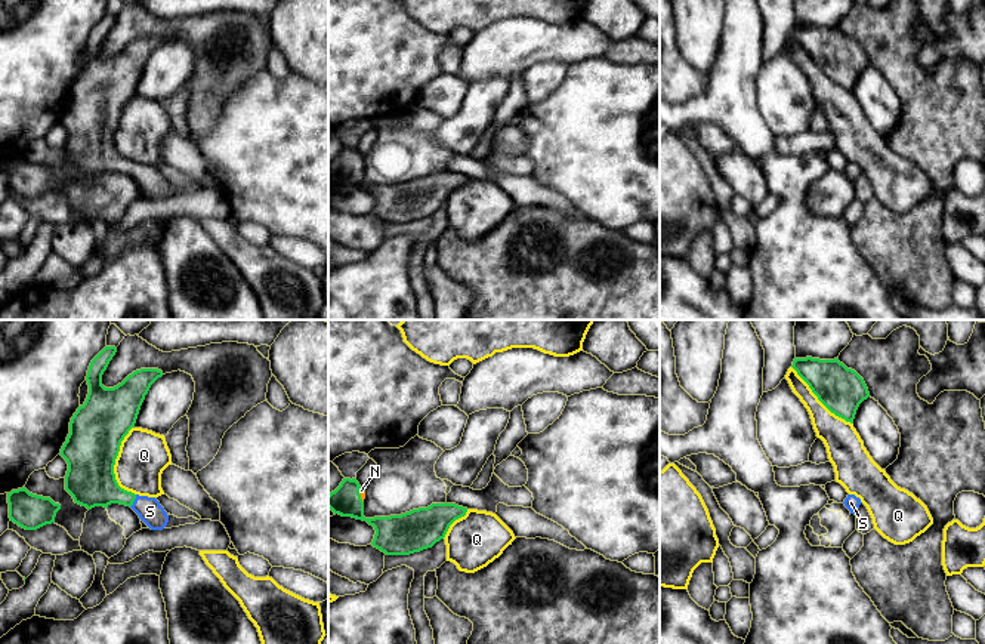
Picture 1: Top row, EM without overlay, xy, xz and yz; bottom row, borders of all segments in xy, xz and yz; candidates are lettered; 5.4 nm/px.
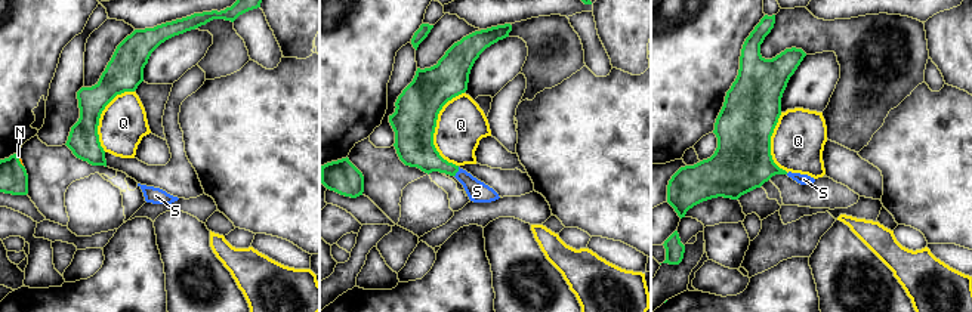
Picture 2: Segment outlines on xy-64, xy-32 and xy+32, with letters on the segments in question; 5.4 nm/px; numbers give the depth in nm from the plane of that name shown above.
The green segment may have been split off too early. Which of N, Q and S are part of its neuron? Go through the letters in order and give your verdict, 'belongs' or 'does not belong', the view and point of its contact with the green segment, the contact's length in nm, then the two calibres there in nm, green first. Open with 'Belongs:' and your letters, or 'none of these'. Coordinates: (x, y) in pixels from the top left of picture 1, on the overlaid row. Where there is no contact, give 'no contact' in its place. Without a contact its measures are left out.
Belongs: N, S
N: belongs; contact xz (360, 495); length 90 nm; calibres 160 and 30 nm
Q: does not belong; contact xy (114, 464); length 380 nm; calibres 300 and 280 nm
S: belongs; contact xy (133, 501); length 80 nm; calibres 260 and 140 nm

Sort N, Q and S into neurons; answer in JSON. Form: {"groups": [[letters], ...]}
{"groups": [["N", "S"], ["Q"]]}

